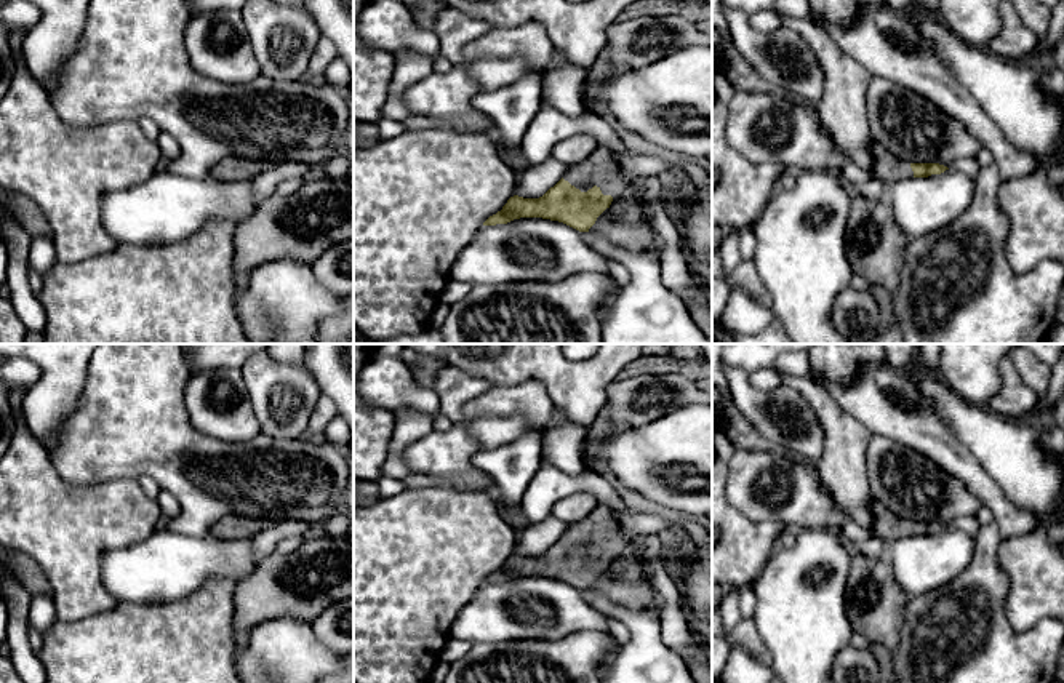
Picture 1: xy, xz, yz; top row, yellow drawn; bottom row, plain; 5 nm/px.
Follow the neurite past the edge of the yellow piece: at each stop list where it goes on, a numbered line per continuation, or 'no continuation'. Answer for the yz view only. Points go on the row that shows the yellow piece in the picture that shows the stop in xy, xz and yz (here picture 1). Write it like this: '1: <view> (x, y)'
1: yz (887, 167)

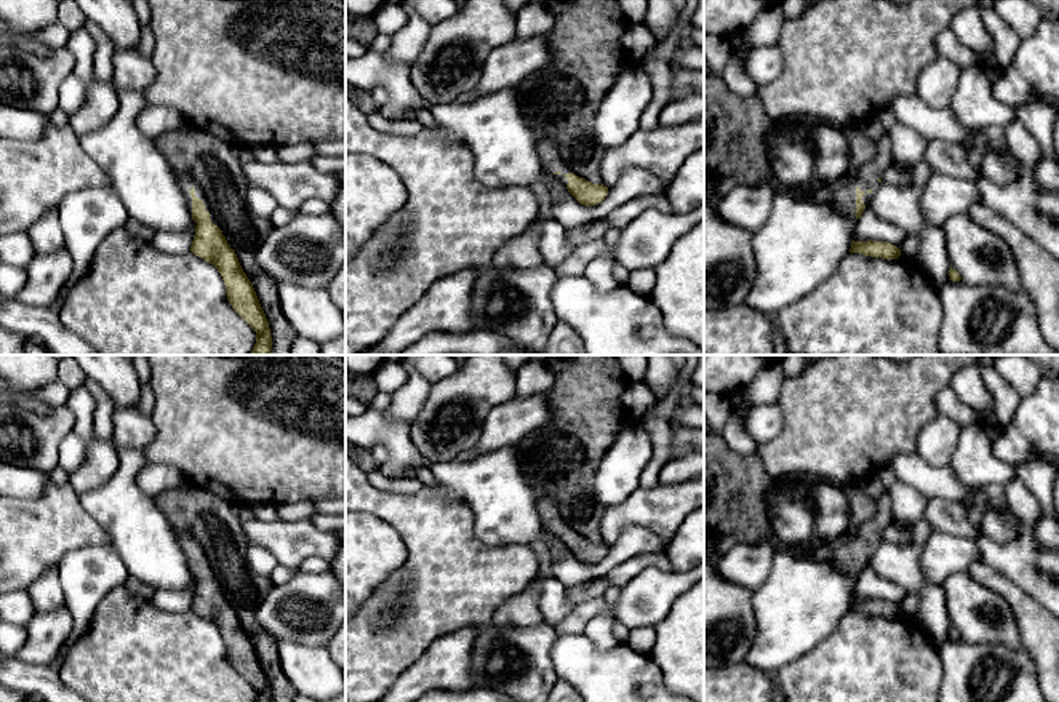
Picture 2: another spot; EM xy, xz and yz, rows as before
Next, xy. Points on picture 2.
1: xy (186, 181)

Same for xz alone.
1: xz (551, 159)

